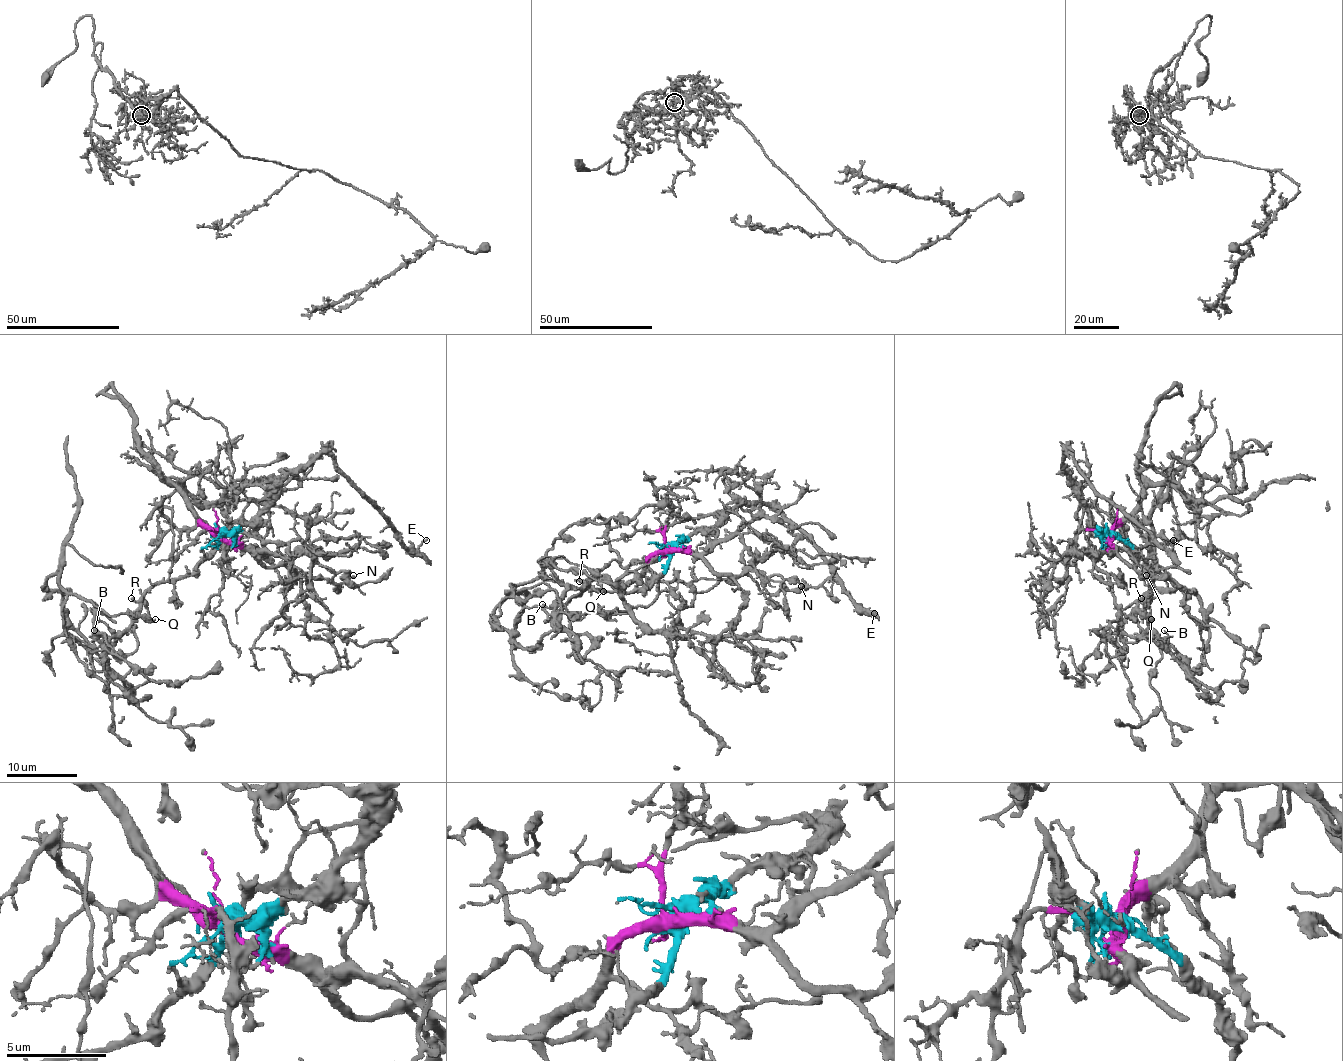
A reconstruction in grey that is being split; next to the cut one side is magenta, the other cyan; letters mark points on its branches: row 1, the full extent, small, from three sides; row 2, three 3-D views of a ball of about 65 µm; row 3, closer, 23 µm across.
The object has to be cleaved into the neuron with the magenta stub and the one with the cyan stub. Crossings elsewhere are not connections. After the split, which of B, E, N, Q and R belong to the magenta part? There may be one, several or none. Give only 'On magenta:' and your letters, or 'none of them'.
On magenta: N

